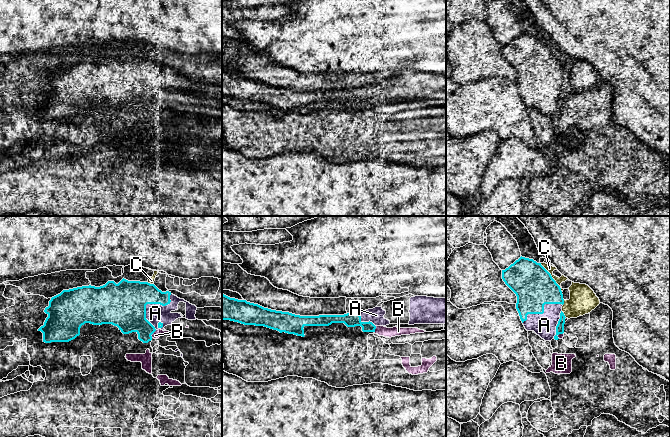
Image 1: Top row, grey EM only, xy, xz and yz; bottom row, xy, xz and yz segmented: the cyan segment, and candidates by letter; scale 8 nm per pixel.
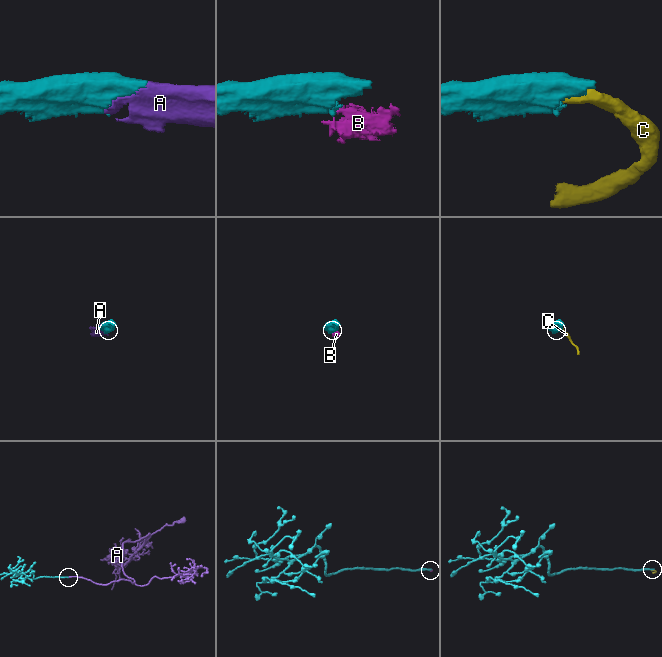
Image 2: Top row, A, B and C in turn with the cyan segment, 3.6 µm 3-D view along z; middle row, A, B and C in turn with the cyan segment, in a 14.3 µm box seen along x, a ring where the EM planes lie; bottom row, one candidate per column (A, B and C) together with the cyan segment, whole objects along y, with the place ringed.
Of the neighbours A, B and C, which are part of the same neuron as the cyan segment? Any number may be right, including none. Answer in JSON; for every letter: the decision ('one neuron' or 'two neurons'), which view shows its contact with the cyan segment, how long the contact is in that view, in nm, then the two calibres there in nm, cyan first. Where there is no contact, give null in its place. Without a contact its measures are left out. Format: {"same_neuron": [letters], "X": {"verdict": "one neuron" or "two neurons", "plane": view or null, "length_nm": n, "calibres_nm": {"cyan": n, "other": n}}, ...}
{"same_neuron": ["A"], "A": {"verdict": "one neuron", "plane": "xy", "length_nm": 320, "calibres_nm": {"cyan": 360, "other": 160}}, "B": {"verdict": "two neurons", "plane": "xy", "length_nm": 80, "calibres_nm": {"cyan": 280, "other": 60}}, "C": {"verdict": "two neurons", "plane": "yz", "length_nm": 300, "calibres_nm": {"cyan": 320, "other": 60}}}

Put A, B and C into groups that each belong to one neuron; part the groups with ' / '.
A / B / C

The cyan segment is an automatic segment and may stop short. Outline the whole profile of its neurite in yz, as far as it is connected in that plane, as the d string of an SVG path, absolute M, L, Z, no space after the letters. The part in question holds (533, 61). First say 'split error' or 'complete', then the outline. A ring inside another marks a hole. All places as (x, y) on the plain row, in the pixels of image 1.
split error | M521 32L502 46L502 55L517 72L516 85L525 105L534 107L545 117L551 117L553 114L558 116L558 111L564 109L566 94L562 88L563 70L560 62L541 39Z

